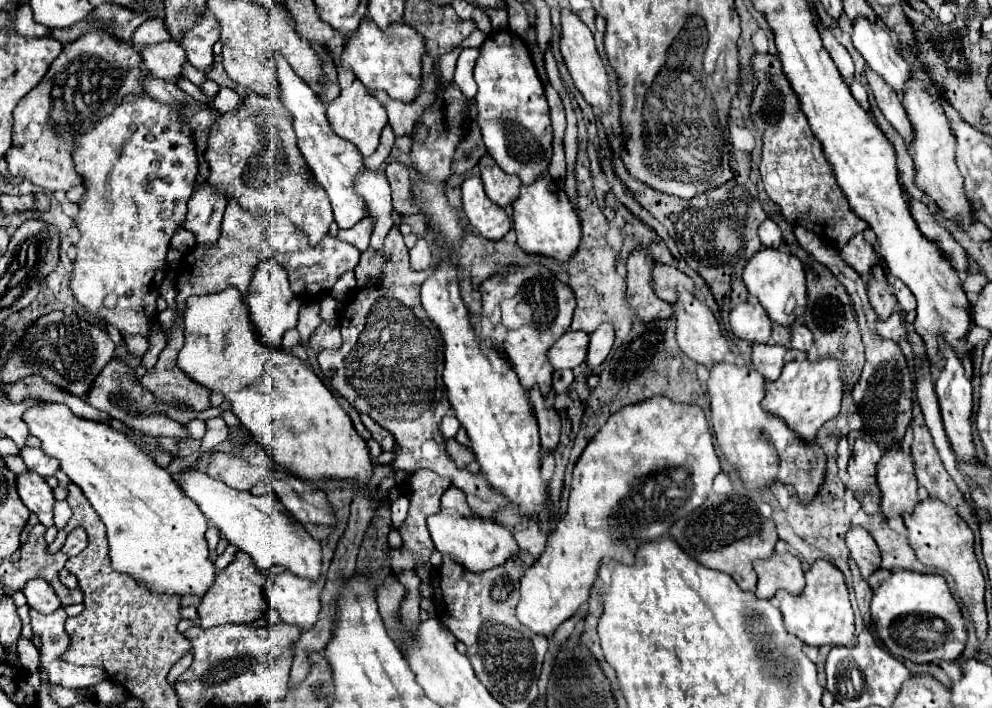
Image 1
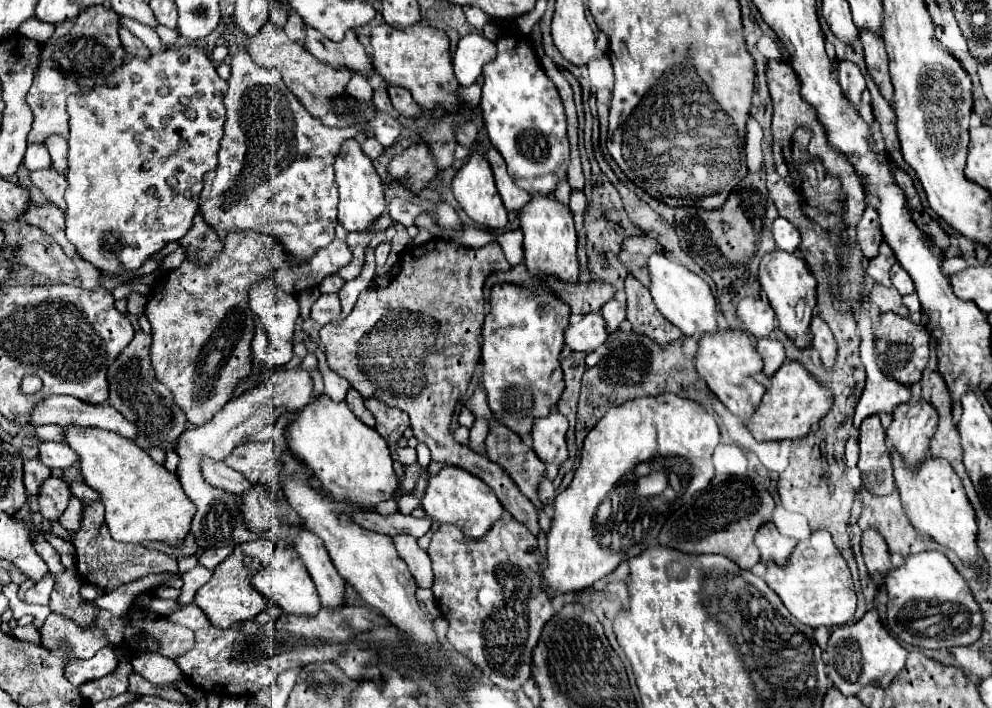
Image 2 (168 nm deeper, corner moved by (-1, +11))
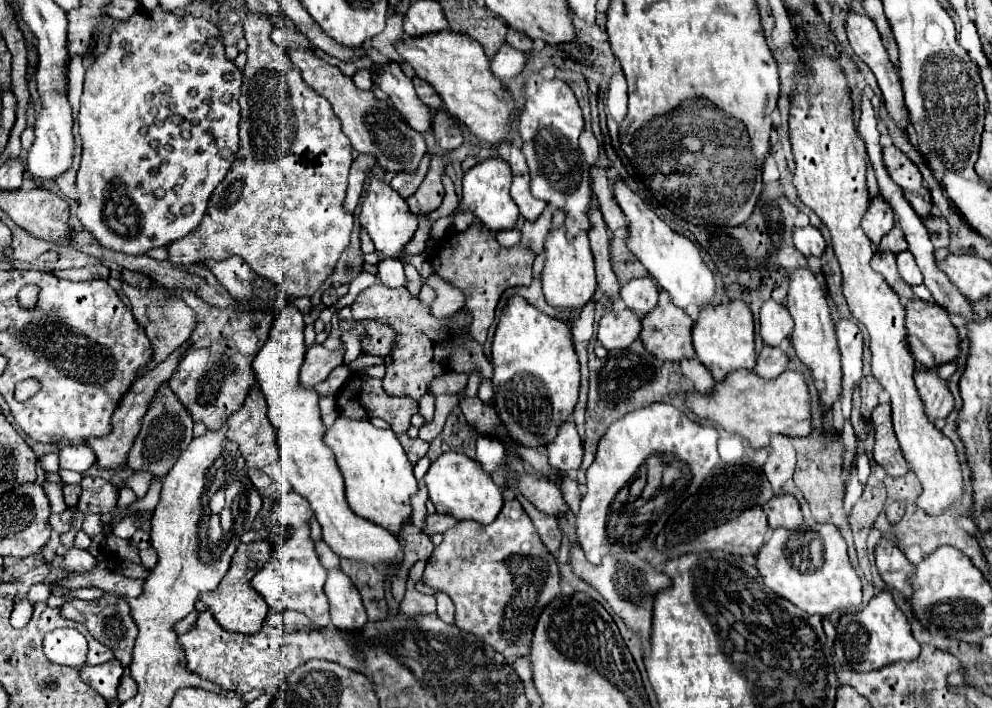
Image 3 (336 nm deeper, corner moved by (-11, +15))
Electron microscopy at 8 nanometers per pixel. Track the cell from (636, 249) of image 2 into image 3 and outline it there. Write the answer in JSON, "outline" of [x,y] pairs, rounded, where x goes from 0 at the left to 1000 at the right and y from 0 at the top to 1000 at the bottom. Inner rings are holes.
{"outline":[[[621,323],[617,332],[615,332],[615,371],[617,371],[617,380],[623,391],[625,400],[637,394],[637,391],[649,391],[653,388],[651,380],[645,374],[645,369],[631,352],[629,346],[629,338],[631,338],[631,326],[625,326]]]}

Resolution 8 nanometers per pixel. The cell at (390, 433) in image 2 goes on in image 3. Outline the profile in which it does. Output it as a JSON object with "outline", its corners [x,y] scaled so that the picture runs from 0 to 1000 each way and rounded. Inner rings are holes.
{"outline":[[[361,521],[361,524],[355,524],[351,541],[343,549],[343,555],[339,558],[339,572],[341,572],[341,581],[343,586],[349,586],[349,589],[355,589],[355,592],[373,592],[373,583],[375,589],[383,589],[387,595],[393,595],[395,600],[395,609],[399,612],[399,617],[405,623],[407,634],[413,640],[413,643],[427,643],[429,640],[429,626],[423,623],[423,620],[413,620],[411,617],[411,606],[413,606],[413,589],[421,581],[421,569],[413,561],[393,561],[389,558],[389,552],[385,549],[385,541],[383,535],[377,535],[377,532],[371,532],[367,527],[367,521]]]}

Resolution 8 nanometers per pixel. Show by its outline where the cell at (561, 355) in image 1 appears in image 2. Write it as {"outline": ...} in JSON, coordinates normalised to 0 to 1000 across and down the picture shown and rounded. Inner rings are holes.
{"outline":[[[603,442],[587,445],[583,453],[575,456],[569,470],[569,484],[575,496],[589,496],[595,499],[603,493],[611,482],[611,456]]]}

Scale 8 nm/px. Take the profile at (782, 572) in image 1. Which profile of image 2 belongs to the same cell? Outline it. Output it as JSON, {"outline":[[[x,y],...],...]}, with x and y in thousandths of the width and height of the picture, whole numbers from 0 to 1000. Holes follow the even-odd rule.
{"outline":[[[772,739],[764,750],[760,770],[766,775],[766,787],[768,787],[770,795],[780,792],[784,801],[790,801],[796,790],[796,781],[800,778],[802,764],[786,756],[784,747],[780,744],[780,739]]]}

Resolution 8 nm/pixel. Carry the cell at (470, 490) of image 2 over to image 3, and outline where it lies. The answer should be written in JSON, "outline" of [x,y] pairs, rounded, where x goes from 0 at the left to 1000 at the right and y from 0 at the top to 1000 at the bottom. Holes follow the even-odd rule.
{"outline":[[[458,637],[446,640],[433,657],[431,668],[427,671],[427,682],[431,688],[431,699],[435,710],[440,713],[440,722],[452,725],[460,733],[476,733],[486,742],[492,742],[500,733],[500,727],[508,713],[508,696],[504,685],[500,685],[500,679],[486,665],[482,651],[466,640],[458,640]]]}

